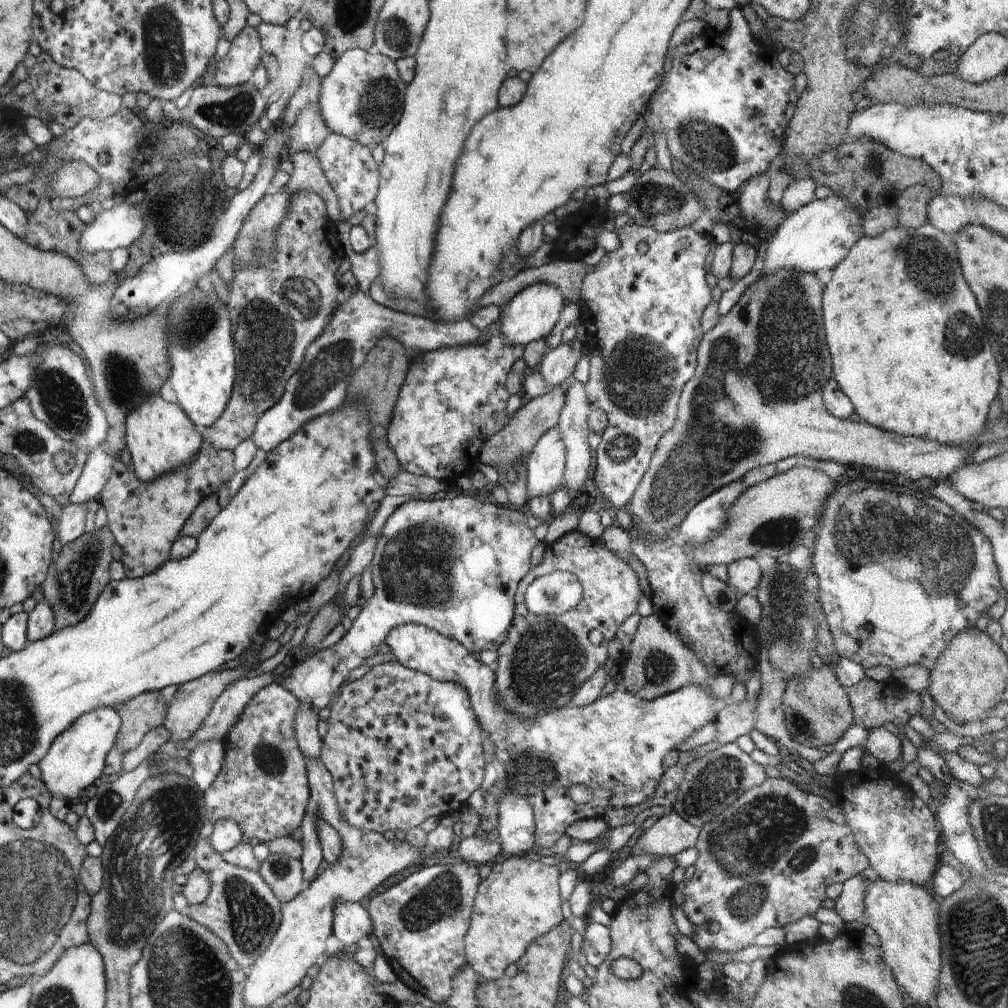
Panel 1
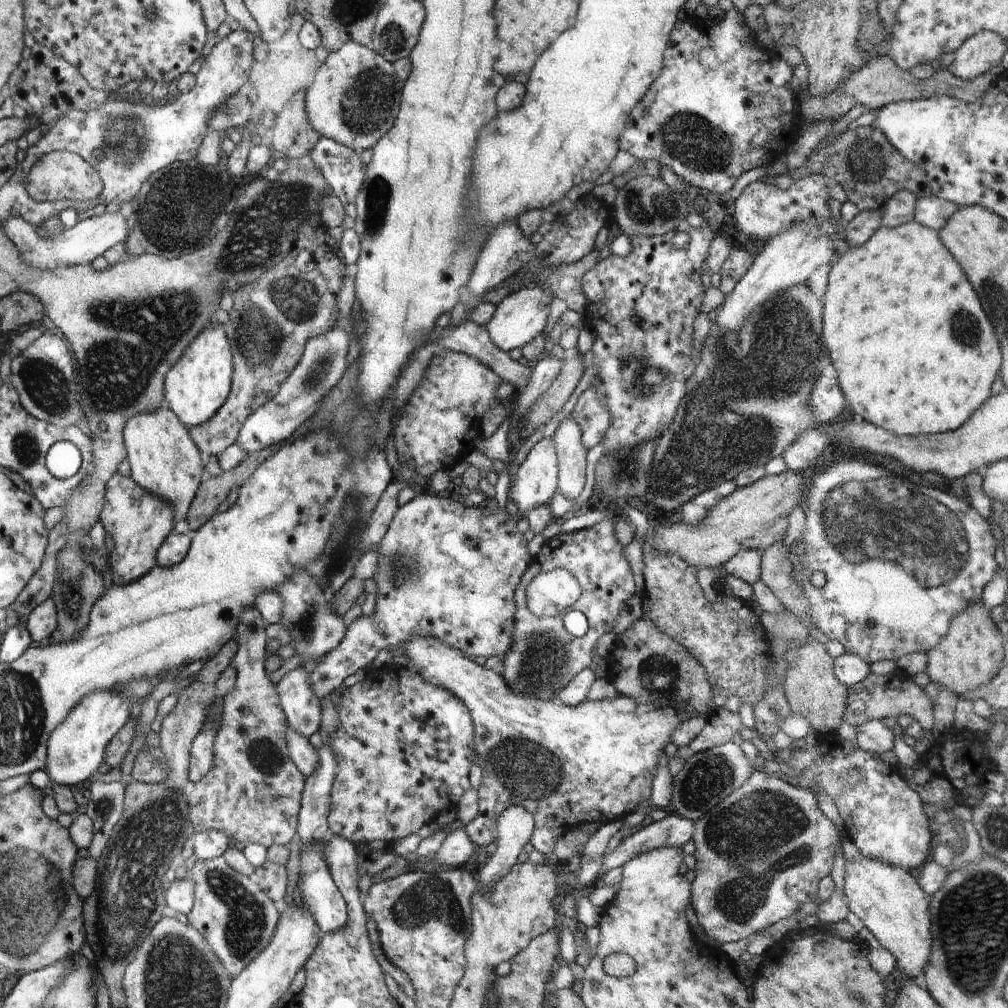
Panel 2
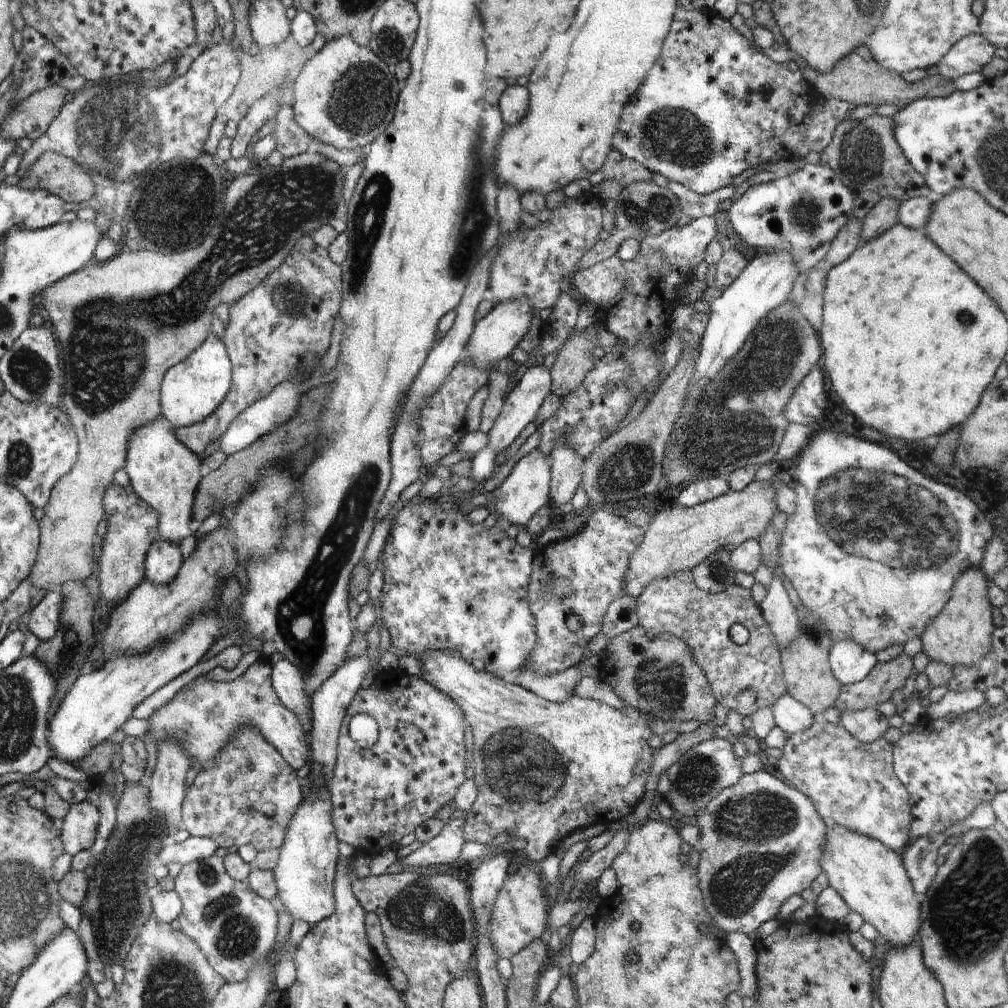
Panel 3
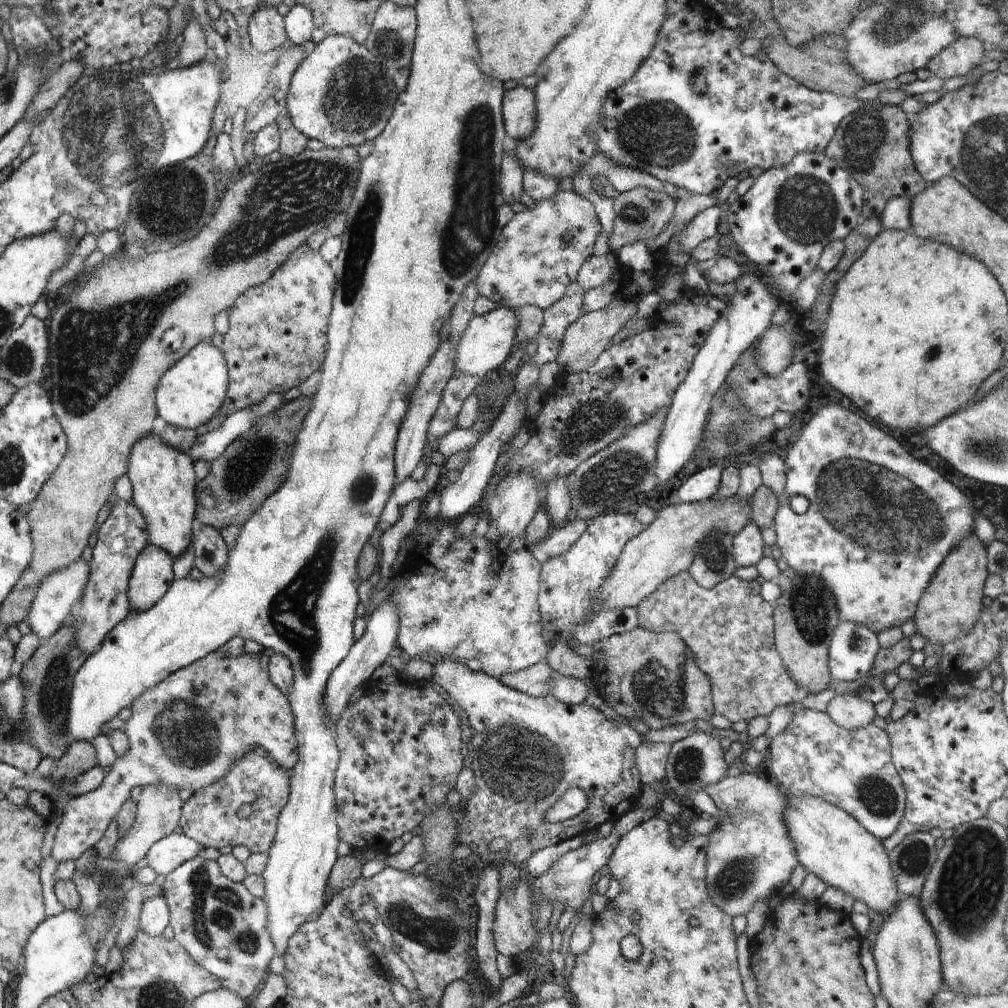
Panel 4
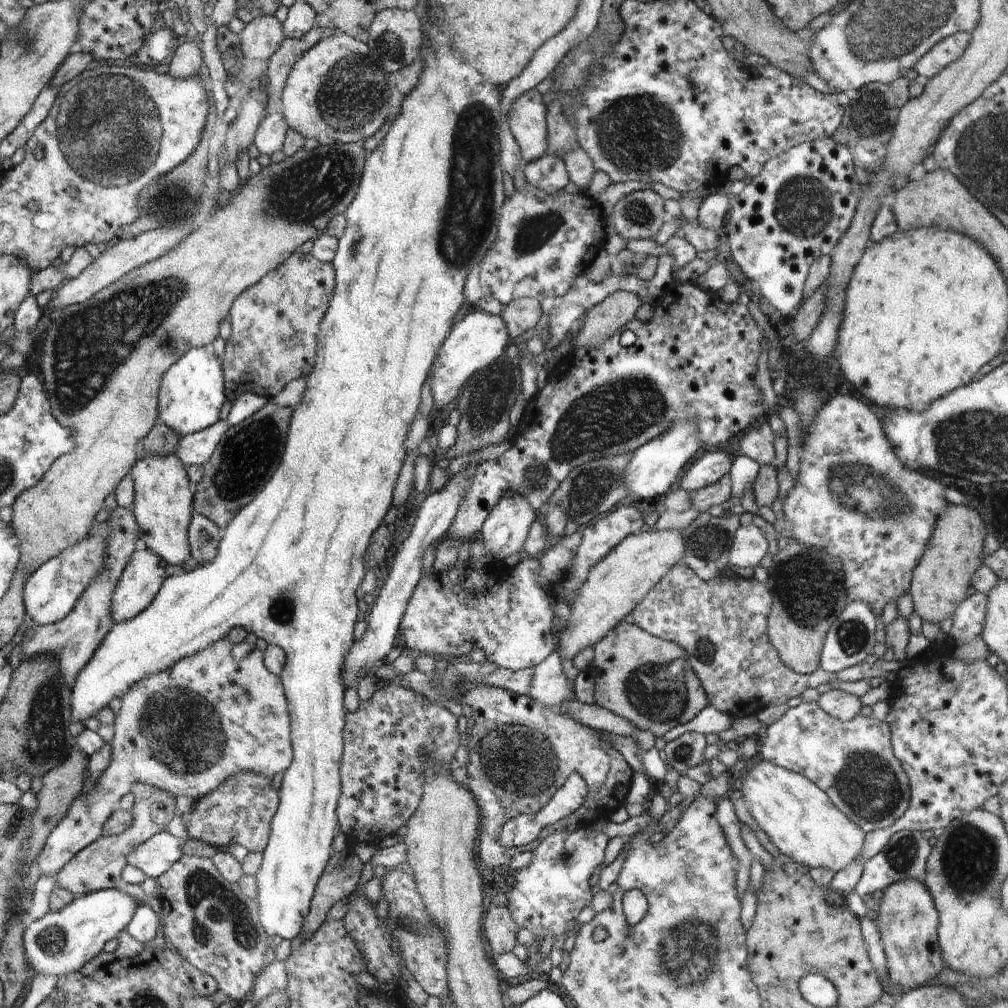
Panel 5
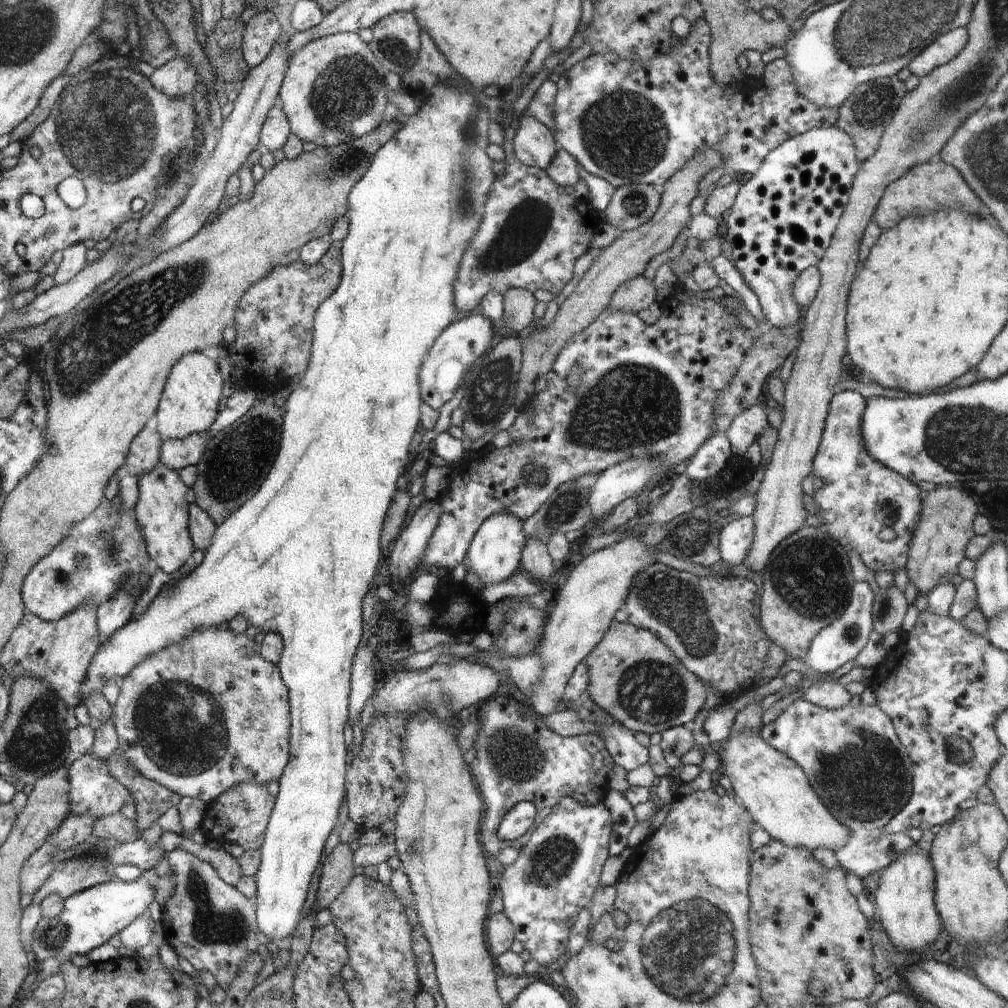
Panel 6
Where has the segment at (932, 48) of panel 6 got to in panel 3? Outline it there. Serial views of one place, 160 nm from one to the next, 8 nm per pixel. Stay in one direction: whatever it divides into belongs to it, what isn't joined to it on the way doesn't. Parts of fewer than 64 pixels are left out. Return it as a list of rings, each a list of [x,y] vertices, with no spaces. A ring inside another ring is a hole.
[[[981,34],[962,37],[937,64],[939,74],[952,81],[958,76],[981,72],[994,58],[996,47]]]

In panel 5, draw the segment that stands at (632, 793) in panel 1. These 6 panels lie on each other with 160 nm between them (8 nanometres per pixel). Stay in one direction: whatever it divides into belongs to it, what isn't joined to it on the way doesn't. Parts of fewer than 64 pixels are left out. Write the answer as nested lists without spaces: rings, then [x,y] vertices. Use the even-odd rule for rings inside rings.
[[[464,682],[458,686],[460,696],[458,702],[463,702],[472,708],[474,726],[470,732],[470,740],[464,742],[468,750],[469,762],[467,788],[474,794],[480,812],[479,838],[477,839],[478,861],[490,868],[498,868],[510,864],[512,854],[508,848],[498,844],[498,836],[502,826],[520,814],[536,814],[547,805],[555,792],[566,782],[572,772],[578,772],[587,785],[587,796],[584,804],[572,812],[568,820],[568,829],[578,830],[584,826],[592,826],[598,820],[609,820],[610,814],[620,806],[626,806],[626,794],[630,790],[632,770],[623,761],[620,753],[612,748],[612,744],[600,734],[600,731],[590,729],[576,720],[572,720],[560,705],[555,708],[542,706],[528,695],[514,695],[512,692],[486,684]]]

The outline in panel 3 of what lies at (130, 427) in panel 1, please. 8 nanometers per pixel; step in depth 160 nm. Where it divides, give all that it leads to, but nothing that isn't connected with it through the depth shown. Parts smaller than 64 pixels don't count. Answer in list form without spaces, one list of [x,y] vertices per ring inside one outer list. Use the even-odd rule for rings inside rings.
[[[162,417],[142,425],[129,440],[128,462],[123,468],[130,479],[130,486],[150,507],[159,512],[161,538],[180,545],[190,536],[192,504],[196,502],[196,486],[200,482],[200,460],[175,435],[174,427]]]

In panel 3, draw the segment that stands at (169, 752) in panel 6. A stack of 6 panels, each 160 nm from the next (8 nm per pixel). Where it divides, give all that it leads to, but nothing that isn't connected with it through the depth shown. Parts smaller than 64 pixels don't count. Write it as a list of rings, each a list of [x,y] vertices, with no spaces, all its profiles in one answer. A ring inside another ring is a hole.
[[[261,658],[232,682],[203,680],[202,677],[204,676],[194,680],[194,685],[188,684],[181,692],[177,692],[171,701],[167,702],[150,717],[146,734],[149,731],[153,732],[157,746],[160,739],[169,739],[170,737],[178,739],[191,758],[191,764],[199,760],[203,767],[205,762],[214,758],[223,749],[223,746],[233,738],[238,729],[245,726],[256,727],[278,749],[278,752],[281,752],[281,755],[291,767],[302,772],[307,770],[312,750],[308,740],[308,733],[313,725],[311,696],[305,689],[303,674],[297,666],[286,659],[271,665],[267,658]],[[82,801],[73,804],[70,812],[63,818],[63,847],[68,854],[92,849],[96,842],[97,831],[100,829],[100,808],[91,802]]]

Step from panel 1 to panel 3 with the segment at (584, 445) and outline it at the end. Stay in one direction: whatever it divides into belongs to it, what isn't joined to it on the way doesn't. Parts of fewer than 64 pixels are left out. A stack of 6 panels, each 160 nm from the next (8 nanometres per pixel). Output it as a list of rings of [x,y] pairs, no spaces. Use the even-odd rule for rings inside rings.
[[[556,445],[550,454],[550,501],[559,506],[571,502],[581,484],[584,459],[568,445]]]

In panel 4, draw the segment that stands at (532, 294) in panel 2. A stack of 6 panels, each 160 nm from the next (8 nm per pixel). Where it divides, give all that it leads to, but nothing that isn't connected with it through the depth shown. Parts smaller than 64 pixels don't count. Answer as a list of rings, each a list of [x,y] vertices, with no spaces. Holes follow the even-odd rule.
[[[496,307],[486,314],[474,316],[457,345],[455,368],[483,379],[498,371],[511,356],[518,323],[515,311],[506,307]]]

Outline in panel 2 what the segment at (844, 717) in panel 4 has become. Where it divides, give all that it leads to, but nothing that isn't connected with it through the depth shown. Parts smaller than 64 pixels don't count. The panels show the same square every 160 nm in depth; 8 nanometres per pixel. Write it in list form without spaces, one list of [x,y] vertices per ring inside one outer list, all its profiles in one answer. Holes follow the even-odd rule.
[[[870,720],[856,726],[857,746],[874,755],[882,755],[892,750],[895,737],[896,733],[887,728],[880,720]]]

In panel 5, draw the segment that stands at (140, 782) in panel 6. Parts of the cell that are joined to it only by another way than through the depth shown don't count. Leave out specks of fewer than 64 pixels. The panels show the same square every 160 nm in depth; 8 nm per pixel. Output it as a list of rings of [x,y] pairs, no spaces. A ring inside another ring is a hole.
[[[134,784],[132,794],[136,797],[131,813],[131,825],[117,835],[101,836],[84,850],[78,852],[70,859],[60,871],[57,872],[57,884],[72,892],[77,898],[94,891],[118,889],[123,868],[127,865],[127,856],[151,836],[166,830],[168,823],[175,815],[177,797],[168,791],[144,784]]]

